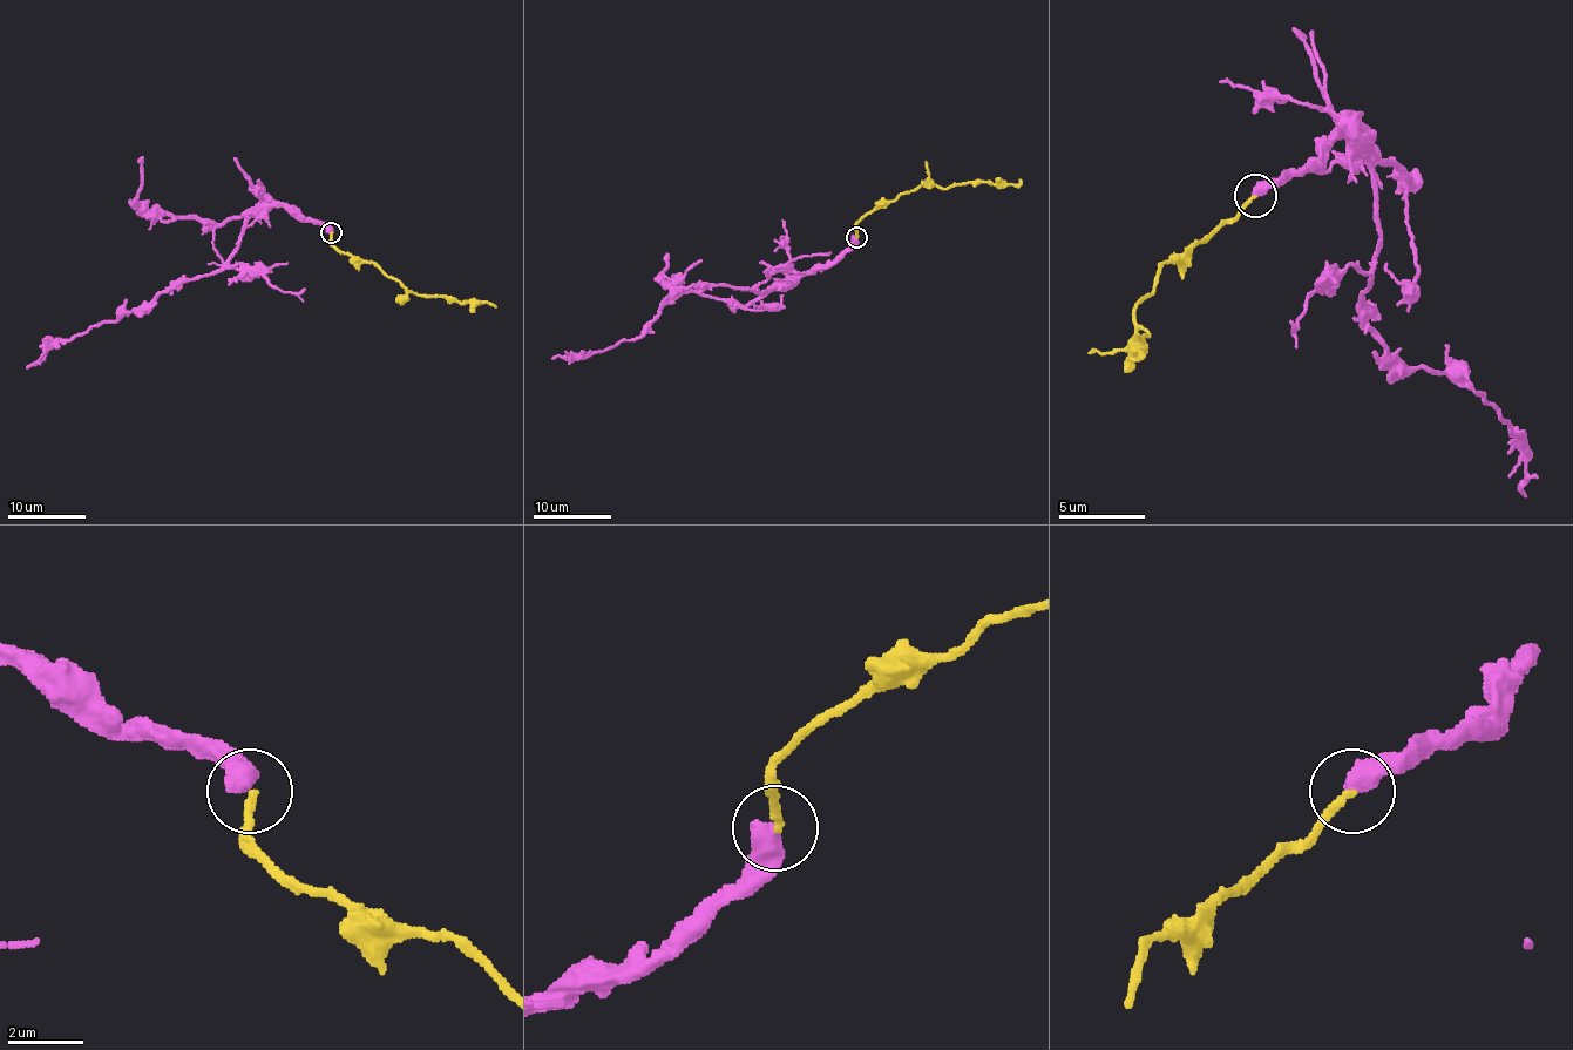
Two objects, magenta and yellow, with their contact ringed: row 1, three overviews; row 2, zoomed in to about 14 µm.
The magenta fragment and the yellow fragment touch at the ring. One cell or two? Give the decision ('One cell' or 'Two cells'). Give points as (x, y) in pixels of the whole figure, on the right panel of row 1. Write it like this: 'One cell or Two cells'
Two cells

